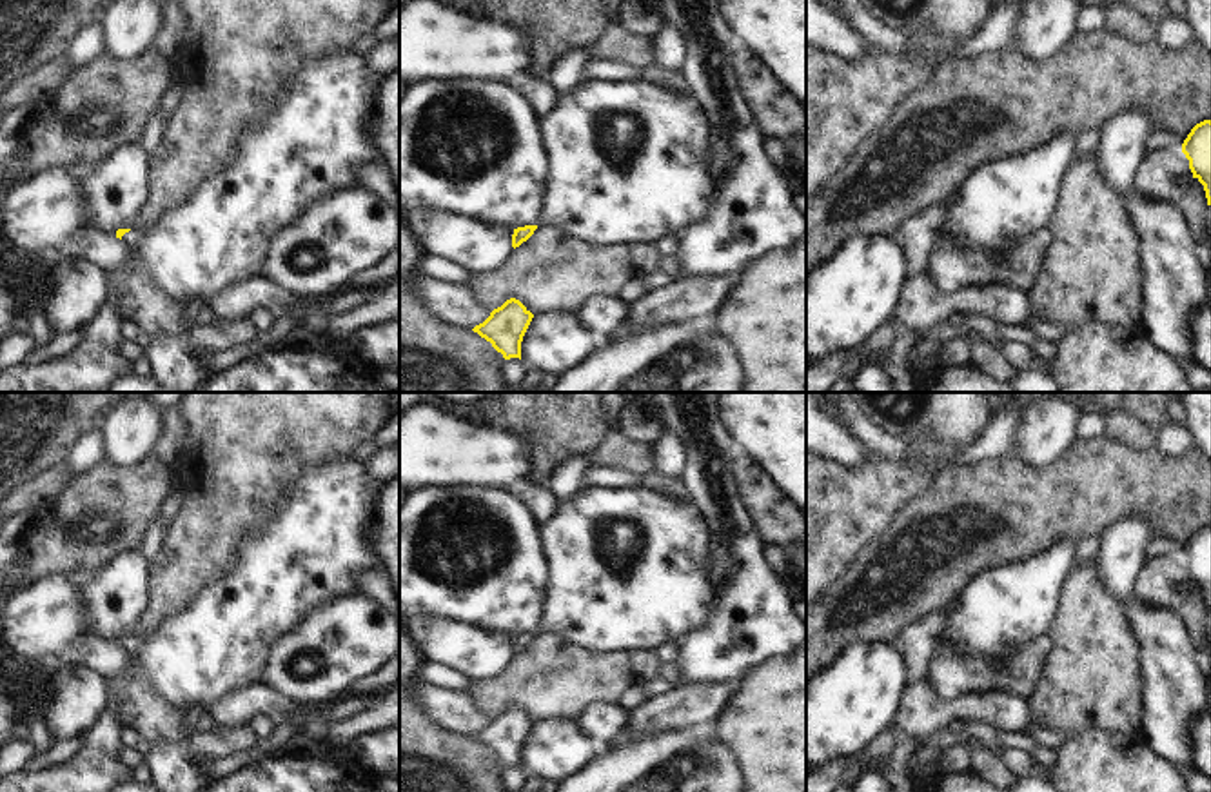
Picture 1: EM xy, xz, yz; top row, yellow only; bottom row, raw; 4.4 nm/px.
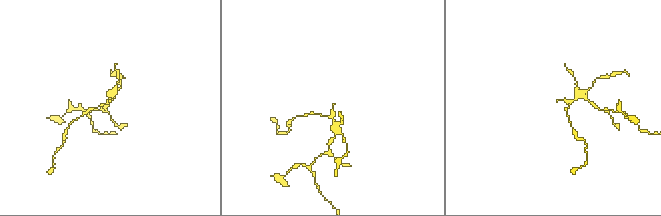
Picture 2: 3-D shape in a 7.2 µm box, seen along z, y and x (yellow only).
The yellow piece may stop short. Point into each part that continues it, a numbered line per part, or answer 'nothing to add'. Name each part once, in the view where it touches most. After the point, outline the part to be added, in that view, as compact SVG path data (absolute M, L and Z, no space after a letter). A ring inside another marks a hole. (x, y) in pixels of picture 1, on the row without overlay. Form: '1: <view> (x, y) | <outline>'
1: xy (313, 544) | M352 452L301 472L265 520L241 534L232 558L182 612L147 636L131 636L122 643L158 698L207 718L223 694L263 683L272 645L312 609L359 594L356 578L379 565L372 549L378 494Z

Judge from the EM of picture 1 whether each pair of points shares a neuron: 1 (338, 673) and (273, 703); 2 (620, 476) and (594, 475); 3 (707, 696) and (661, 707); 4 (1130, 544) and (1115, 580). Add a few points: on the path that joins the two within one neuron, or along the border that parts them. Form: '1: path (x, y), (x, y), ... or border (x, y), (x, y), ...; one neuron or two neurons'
1: border (262, 683), (307, 709); two neurons
2: path (614, 476), (600, 476); one neuron
3: path (696, 702), (672, 707); one neuron
4: path (1122, 553), (1119, 571); one neuron

